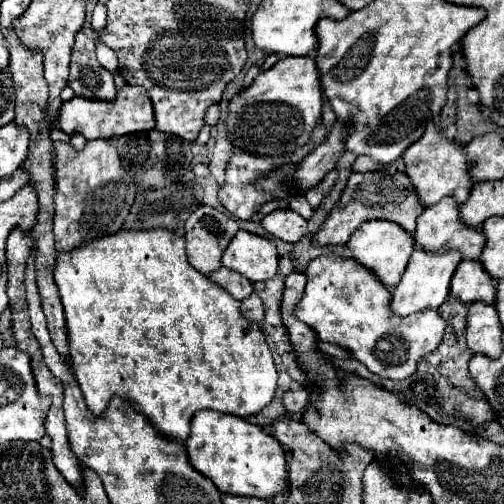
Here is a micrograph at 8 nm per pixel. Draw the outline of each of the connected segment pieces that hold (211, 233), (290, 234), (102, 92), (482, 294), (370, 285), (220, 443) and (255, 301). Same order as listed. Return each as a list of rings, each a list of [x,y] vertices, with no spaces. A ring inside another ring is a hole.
[[[200,205],[188,217],[184,229],[190,265],[202,275],[210,275],[222,265],[222,253],[240,227],[232,217],[220,213],[218,209]]]
[[[278,209],[278,211],[268,213],[262,219],[262,225],[264,225],[264,229],[268,233],[272,233],[274,237],[278,237],[278,239],[282,239],[286,243],[300,241],[306,235],[306,231],[308,231],[306,219],[300,217],[292,209]]]
[[[82,31],[76,35],[76,43],[72,49],[68,85],[74,89],[76,95],[86,99],[112,101],[118,93],[112,73],[106,71],[96,59],[94,39],[90,39]]]
[[[462,259],[454,277],[452,277],[452,295],[456,295],[464,303],[484,301],[494,303],[496,301],[496,283],[488,279],[488,273],[484,273],[484,267],[478,259]]]
[[[326,253],[312,259],[306,269],[306,289],[302,301],[296,305],[296,317],[304,321],[310,329],[314,329],[314,333],[322,341],[346,349],[352,359],[360,361],[372,373],[386,379],[408,379],[416,373],[418,361],[438,347],[448,323],[440,317],[436,309],[426,309],[410,317],[396,317],[392,315],[390,301],[392,291],[388,291],[388,287],[368,267],[364,265],[360,267],[360,263],[354,261],[352,257],[338,257]]]
[[[198,411],[198,415],[192,417],[190,435],[184,447],[190,465],[212,479],[224,495],[270,499],[286,489],[286,455],[282,445],[260,425],[248,423],[242,417],[218,411]]]
[[[252,293],[248,299],[242,299],[242,315],[248,319],[254,319],[256,322],[264,319],[264,305],[256,293]]]

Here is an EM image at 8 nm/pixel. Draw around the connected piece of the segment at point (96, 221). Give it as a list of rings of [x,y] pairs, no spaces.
[[[108,139],[88,141],[82,151],[76,151],[70,143],[54,143],[54,167],[56,167],[56,217],[54,217],[54,237],[56,251],[72,251],[74,247],[92,241],[96,237],[112,235],[122,229],[122,223],[132,207],[132,199],[136,195],[136,181],[122,167],[116,147]]]

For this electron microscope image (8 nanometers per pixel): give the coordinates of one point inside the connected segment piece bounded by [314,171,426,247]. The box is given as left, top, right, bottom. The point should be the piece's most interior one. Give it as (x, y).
(373, 195)

